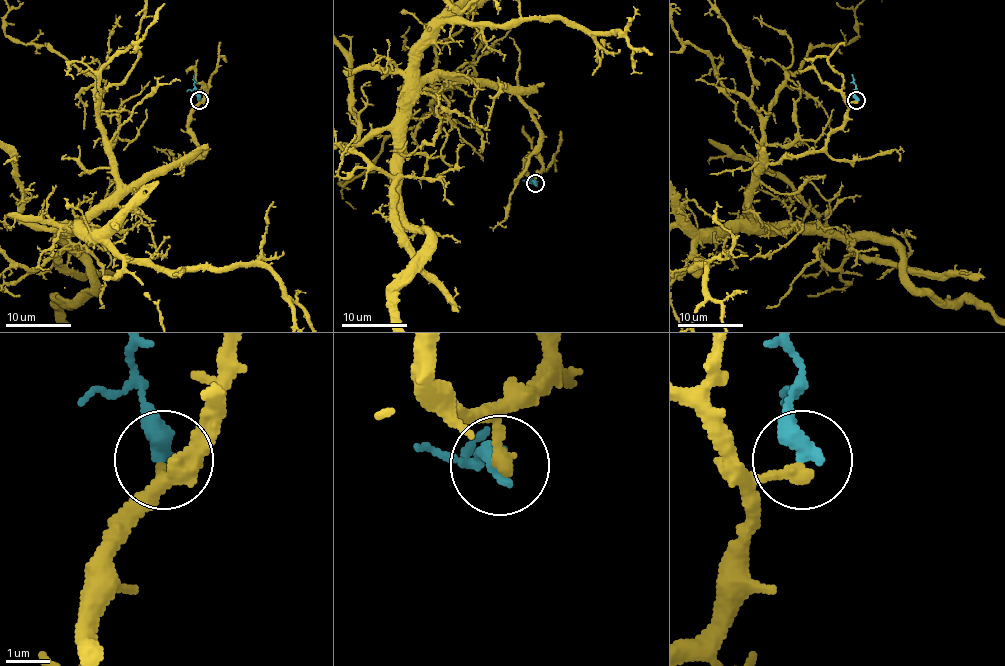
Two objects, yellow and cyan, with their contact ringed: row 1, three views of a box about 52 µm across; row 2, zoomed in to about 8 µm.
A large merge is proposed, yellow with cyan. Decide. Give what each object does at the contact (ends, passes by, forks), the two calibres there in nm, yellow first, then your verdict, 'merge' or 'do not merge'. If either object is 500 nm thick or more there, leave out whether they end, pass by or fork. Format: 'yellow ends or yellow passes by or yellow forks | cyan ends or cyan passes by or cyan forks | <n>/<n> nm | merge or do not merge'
yellow ends | cyan ends | 340/440 nm | merge

